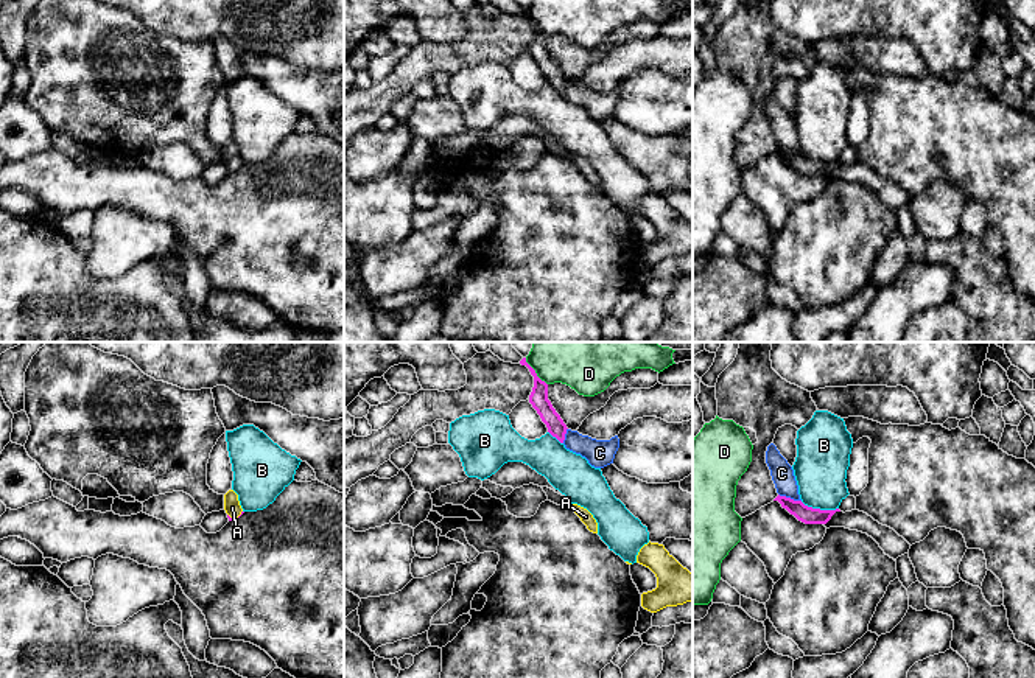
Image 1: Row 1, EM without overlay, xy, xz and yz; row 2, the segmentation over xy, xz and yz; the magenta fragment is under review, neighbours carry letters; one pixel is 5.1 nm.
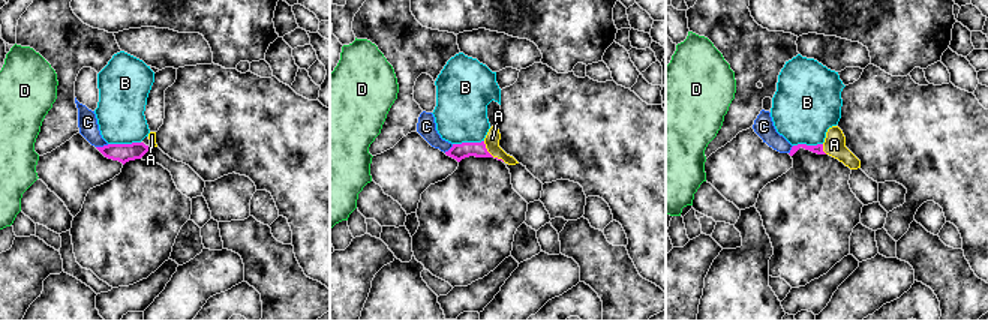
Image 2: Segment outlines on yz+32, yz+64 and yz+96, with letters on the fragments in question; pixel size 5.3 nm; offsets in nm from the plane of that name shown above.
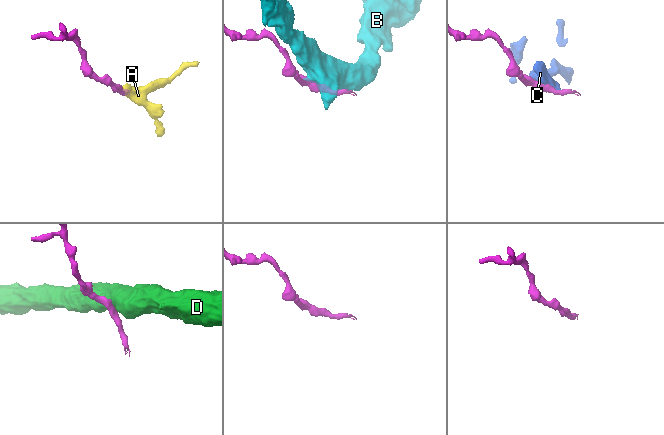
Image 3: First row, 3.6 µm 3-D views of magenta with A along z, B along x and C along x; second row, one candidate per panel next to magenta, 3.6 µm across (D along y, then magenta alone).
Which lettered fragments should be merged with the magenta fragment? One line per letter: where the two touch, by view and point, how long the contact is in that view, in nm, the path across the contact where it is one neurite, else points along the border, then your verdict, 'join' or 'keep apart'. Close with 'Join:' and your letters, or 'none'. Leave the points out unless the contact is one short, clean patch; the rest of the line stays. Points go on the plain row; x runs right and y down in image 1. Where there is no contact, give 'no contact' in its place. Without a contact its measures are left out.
A: contact xy (242, 165); length 50 nm; way xy (242, 164), (242, 165), (232, 159); join
B: contact yz (819, 160); length 200 nm; border yz (800, 153), (813, 159), (838, 160); keep apart
C: contact yz (789, 150); length 130 nm; border yz (778, 145), (800, 153); keep apart
D: contact xz (534, 24); length 180 nm; border xz (525, 10), (547, 36); keep apart
Join: A

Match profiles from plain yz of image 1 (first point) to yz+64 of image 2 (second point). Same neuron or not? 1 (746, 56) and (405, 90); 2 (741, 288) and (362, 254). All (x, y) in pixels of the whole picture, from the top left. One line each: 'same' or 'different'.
1: same
2: same

